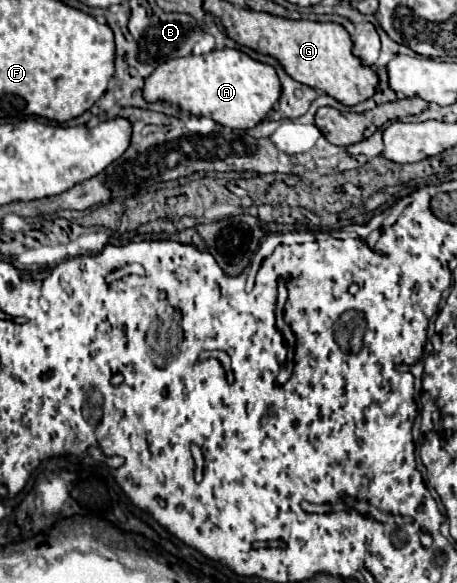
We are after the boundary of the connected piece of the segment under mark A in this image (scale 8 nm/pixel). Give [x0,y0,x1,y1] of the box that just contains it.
[143,48,281,130]

